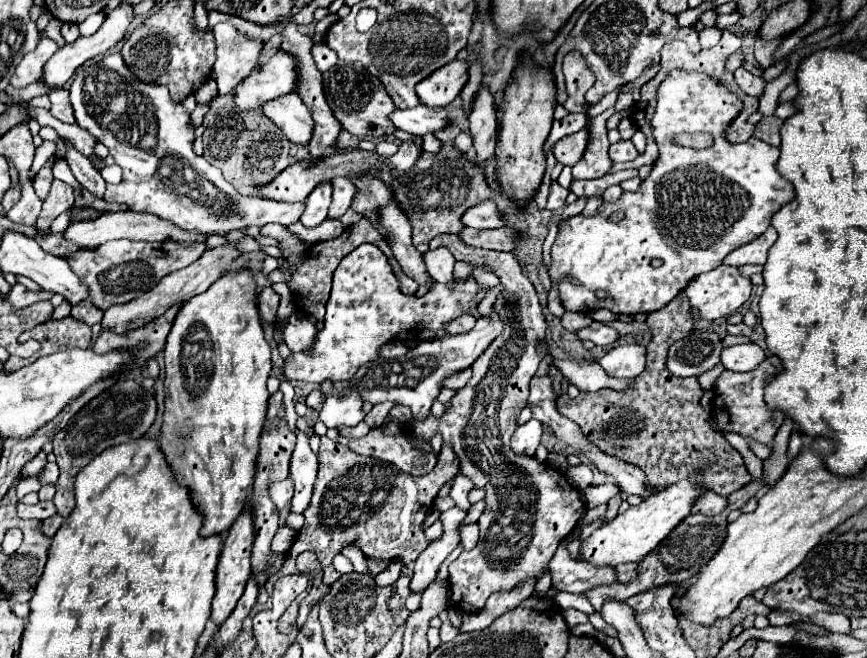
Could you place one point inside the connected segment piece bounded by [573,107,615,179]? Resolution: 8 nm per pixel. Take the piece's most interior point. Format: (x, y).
(595, 163)

